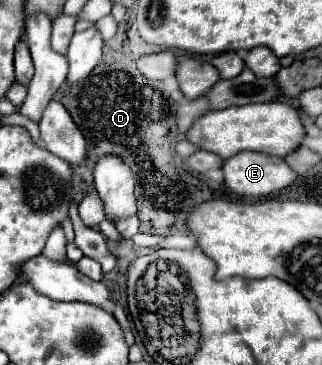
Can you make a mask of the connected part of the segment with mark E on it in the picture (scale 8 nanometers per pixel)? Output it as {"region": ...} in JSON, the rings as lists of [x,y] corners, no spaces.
{"region":[[[242,151],[226,159],[222,171],[224,185],[240,197],[272,195],[290,187],[298,177],[284,159],[252,151]]]}

